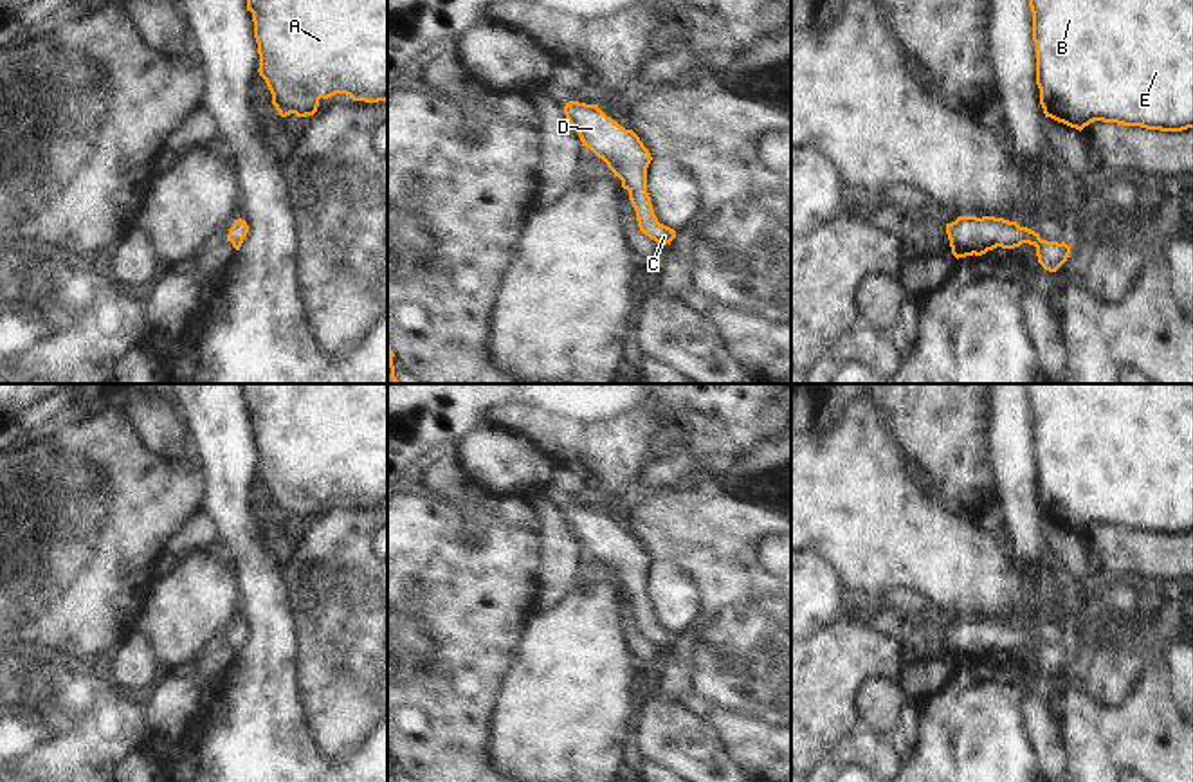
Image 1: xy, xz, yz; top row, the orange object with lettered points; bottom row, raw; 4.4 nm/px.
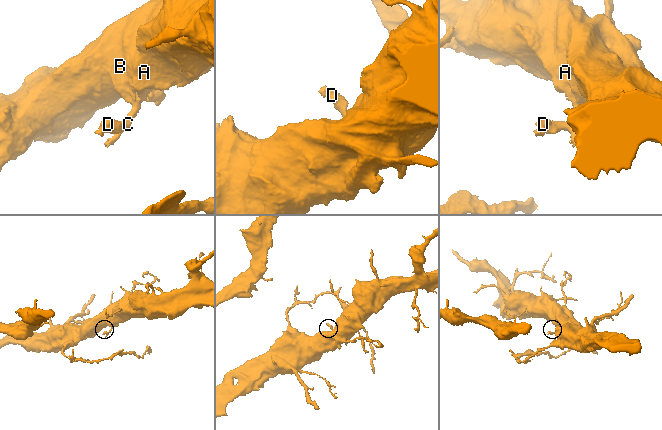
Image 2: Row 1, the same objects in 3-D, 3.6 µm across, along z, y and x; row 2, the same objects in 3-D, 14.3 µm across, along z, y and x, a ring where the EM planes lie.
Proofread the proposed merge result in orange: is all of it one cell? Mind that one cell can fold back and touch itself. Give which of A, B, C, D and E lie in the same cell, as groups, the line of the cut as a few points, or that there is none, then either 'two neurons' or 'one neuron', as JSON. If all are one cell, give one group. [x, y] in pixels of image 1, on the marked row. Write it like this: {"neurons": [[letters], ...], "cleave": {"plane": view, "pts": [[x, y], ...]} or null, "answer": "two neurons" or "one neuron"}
{"neurons": [["A", "B", "C", "D", "E"]], "cleave": null, "answer": "one neuron"}

